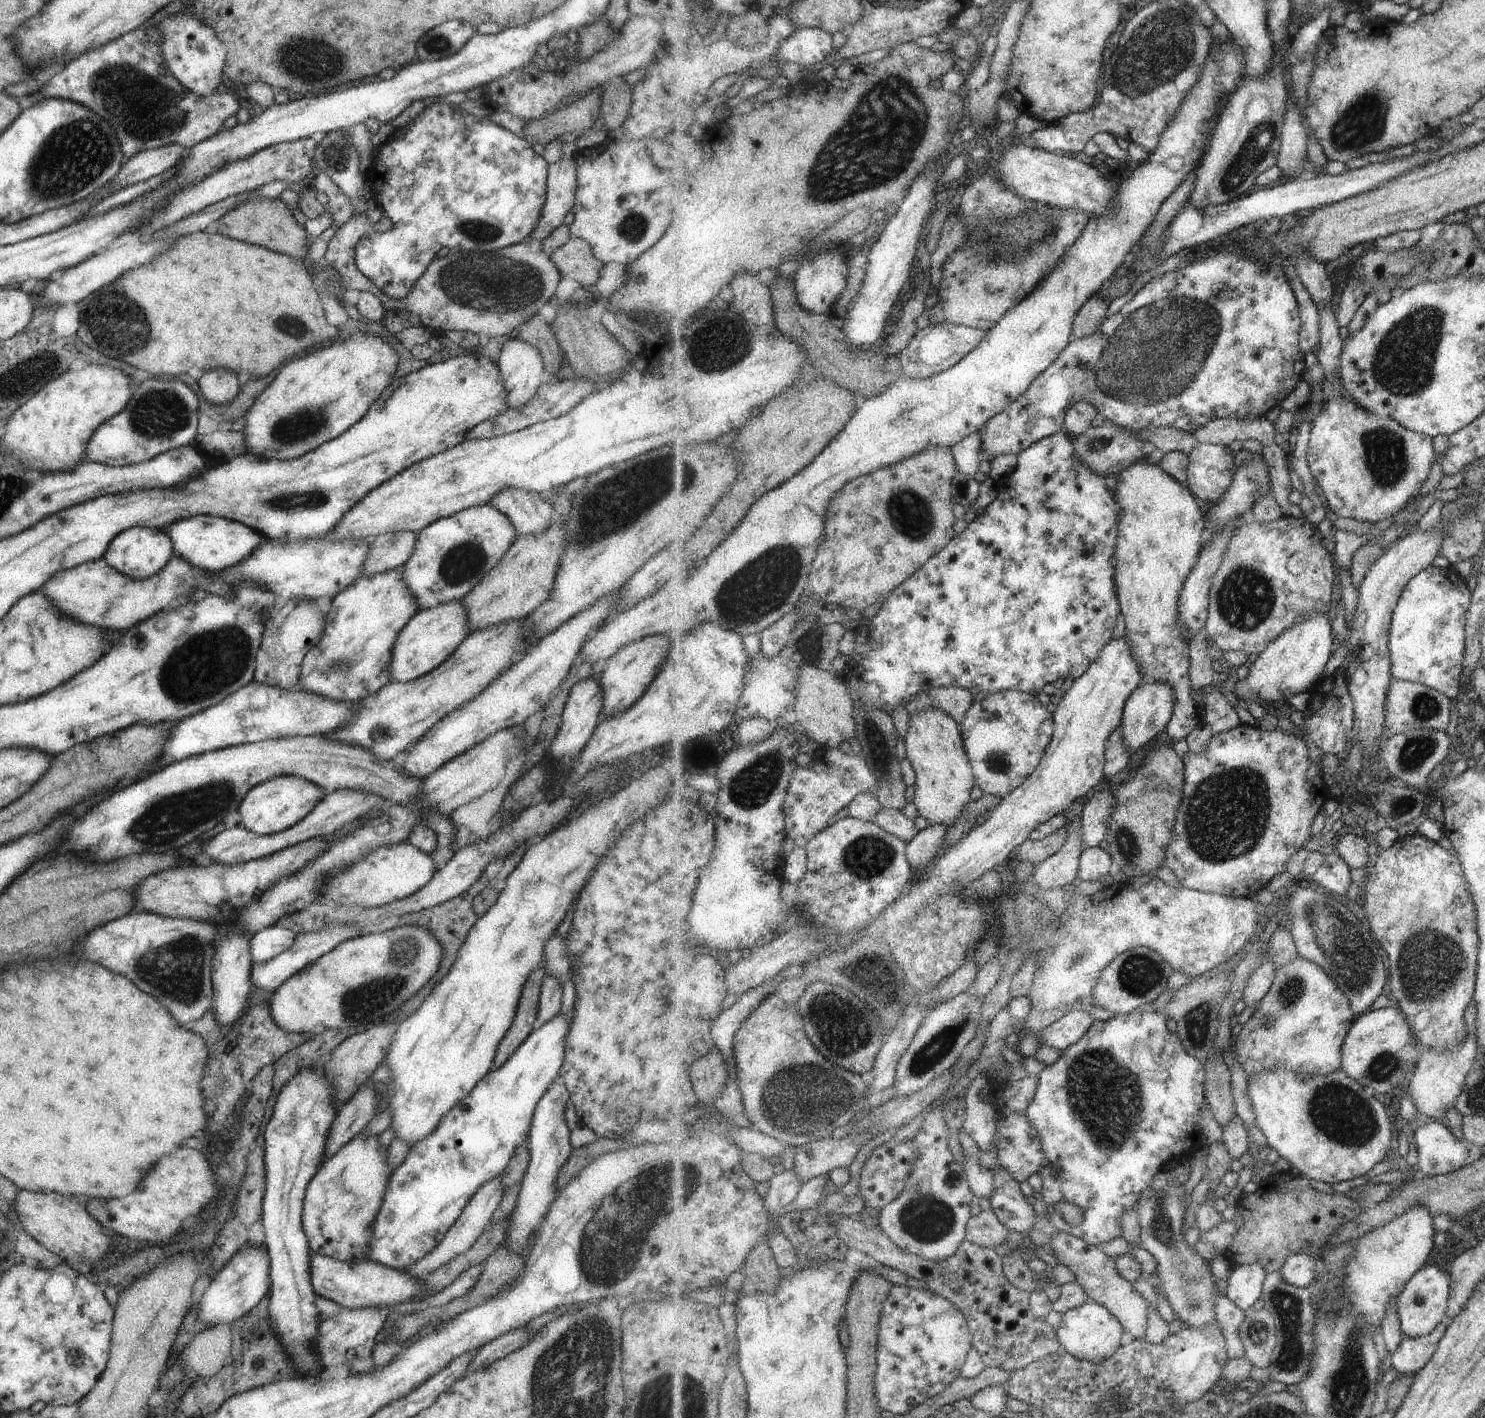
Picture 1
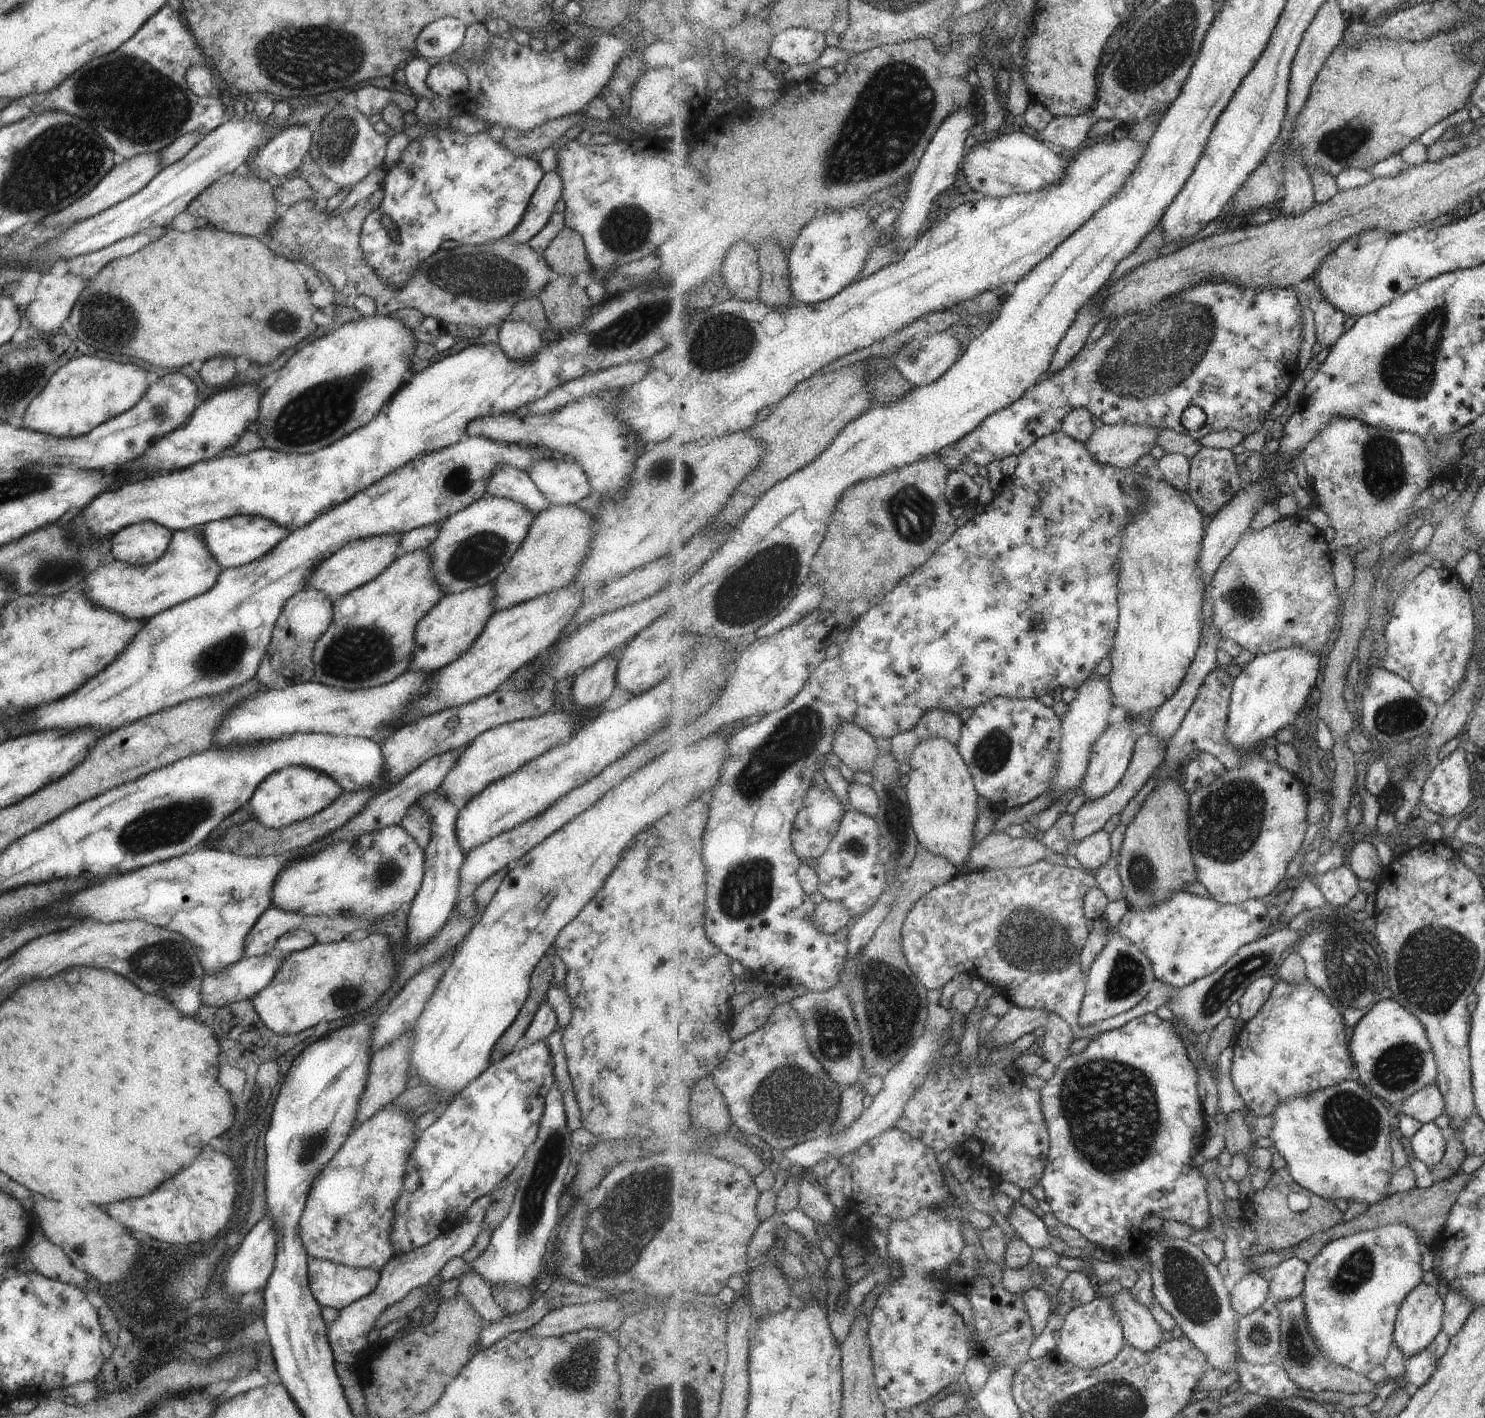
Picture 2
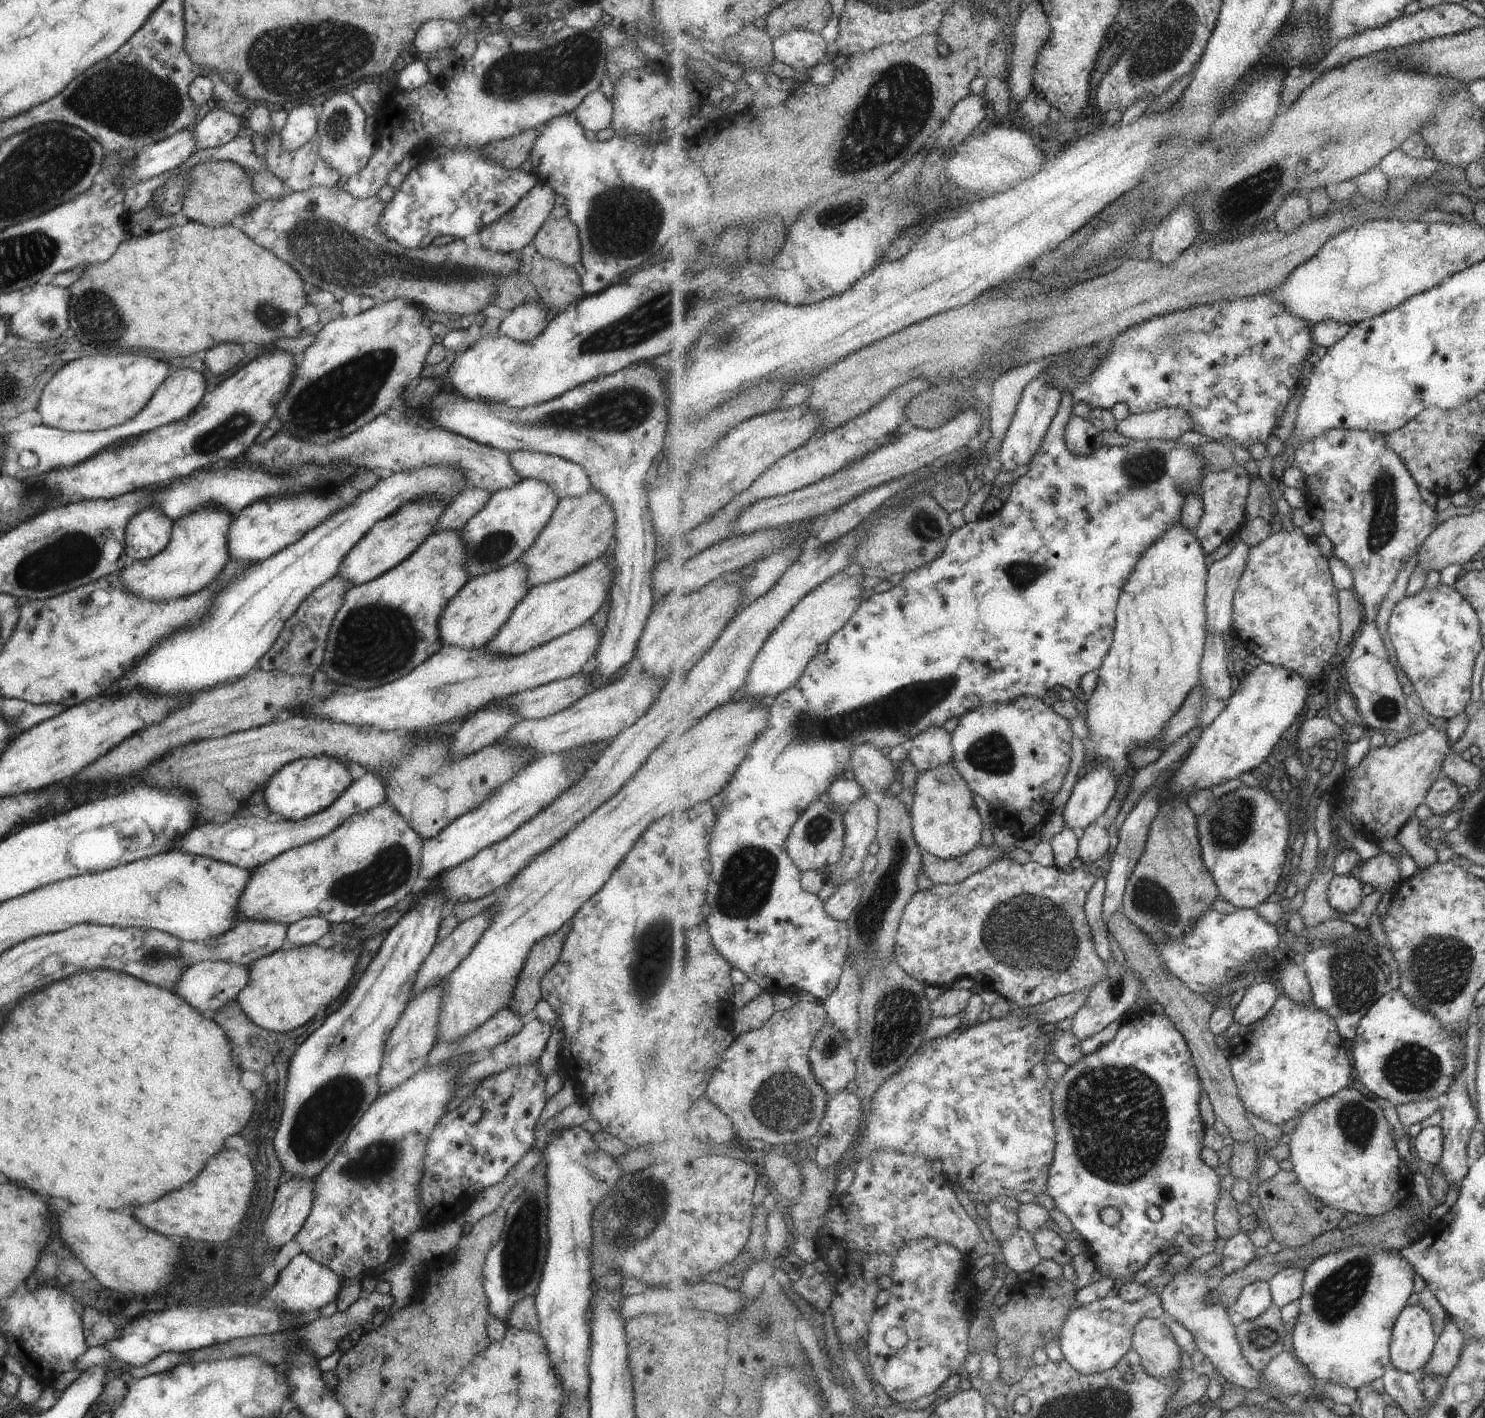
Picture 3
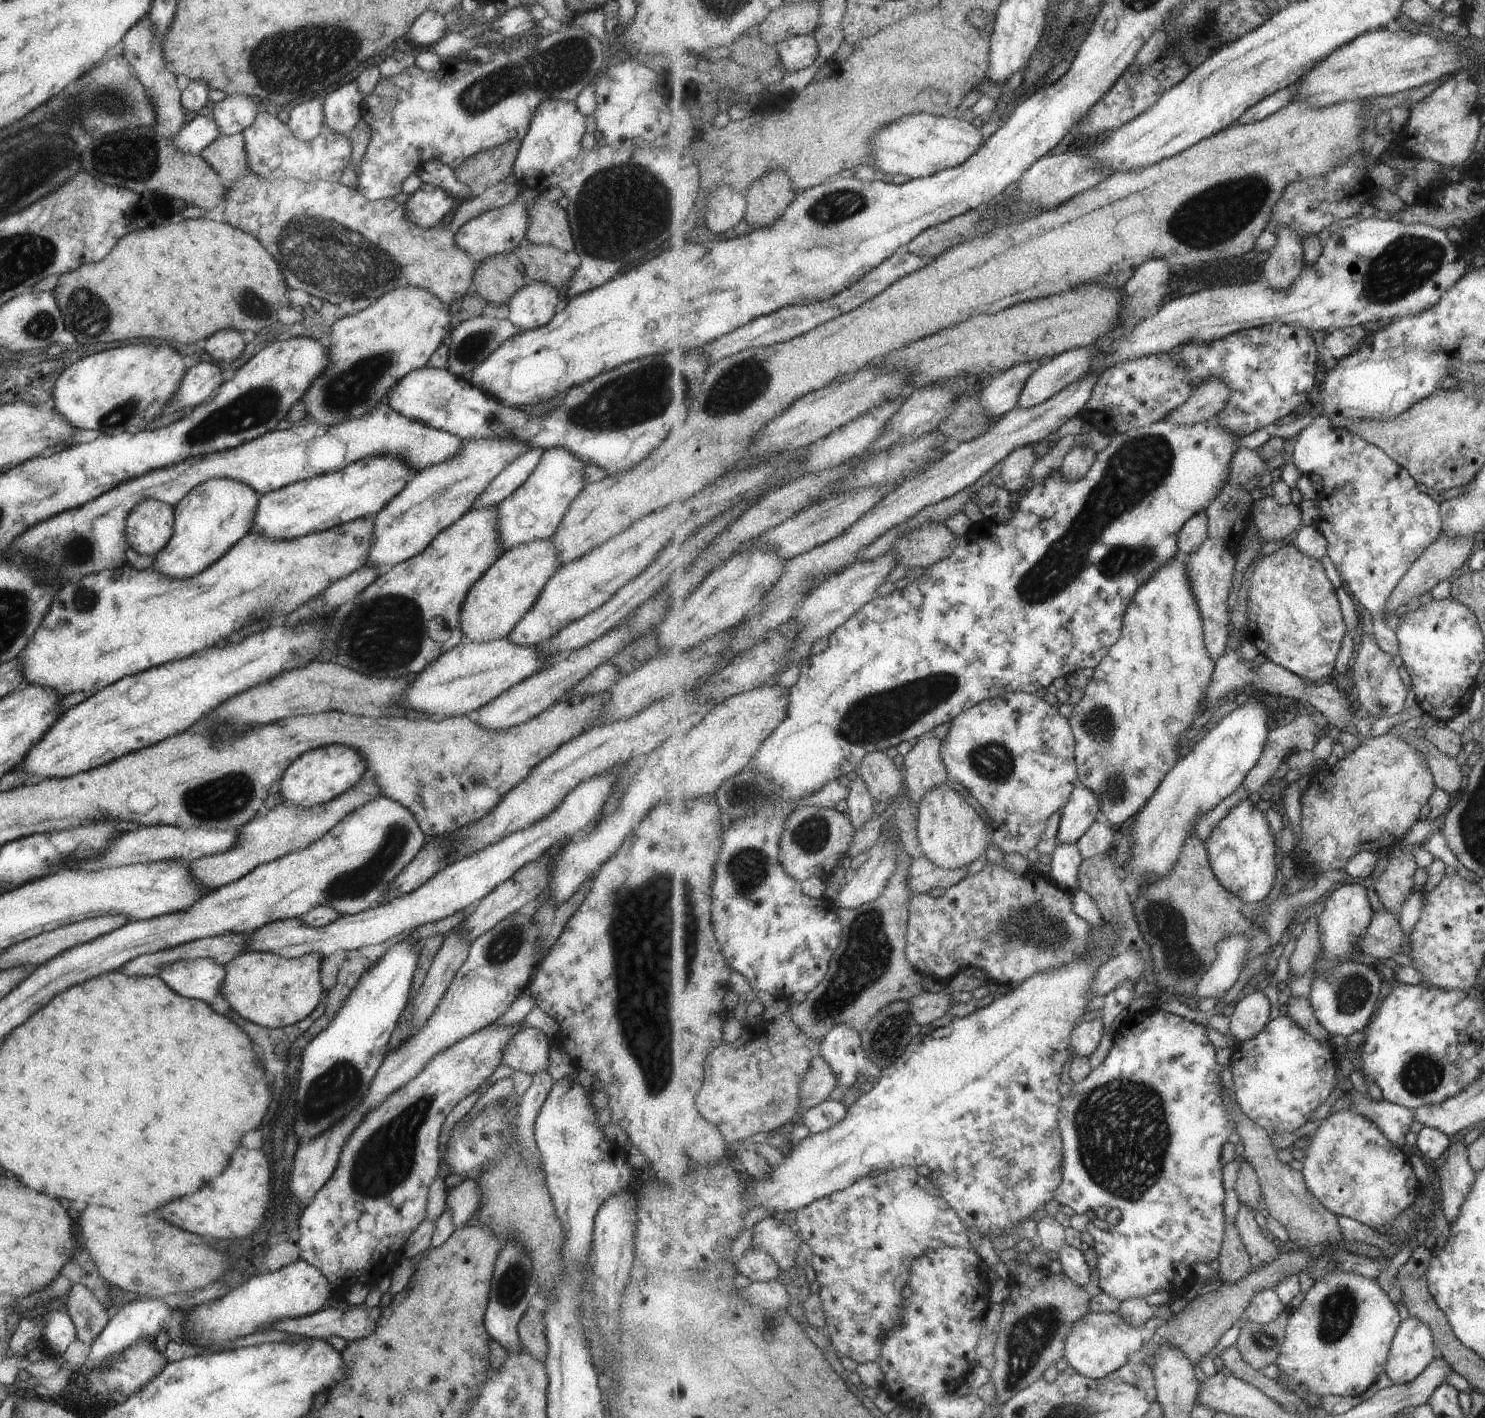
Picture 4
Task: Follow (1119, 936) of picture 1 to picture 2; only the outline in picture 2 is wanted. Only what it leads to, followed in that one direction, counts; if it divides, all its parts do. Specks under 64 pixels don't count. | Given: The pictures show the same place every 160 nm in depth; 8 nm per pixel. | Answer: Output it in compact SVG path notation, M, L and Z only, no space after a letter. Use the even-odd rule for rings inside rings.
M1183 891L1146 911L1128 909L1117 930L1150 958L1160 981L1181 989L1217 972L1243 946L1265 937L1271 919L1275 922L1270 909L1261 899L1227 905L1215 897L1205 899Z

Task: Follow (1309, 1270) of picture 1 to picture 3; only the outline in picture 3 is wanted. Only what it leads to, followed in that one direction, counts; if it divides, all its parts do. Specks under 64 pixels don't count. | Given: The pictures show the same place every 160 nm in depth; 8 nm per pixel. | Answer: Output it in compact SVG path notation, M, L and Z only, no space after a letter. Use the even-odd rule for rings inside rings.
M1297 1267L1283 1269L1270 1280L1272 1297L1278 1307L1283 1308L1293 1300L1300 1300L1304 1295L1306 1271Z

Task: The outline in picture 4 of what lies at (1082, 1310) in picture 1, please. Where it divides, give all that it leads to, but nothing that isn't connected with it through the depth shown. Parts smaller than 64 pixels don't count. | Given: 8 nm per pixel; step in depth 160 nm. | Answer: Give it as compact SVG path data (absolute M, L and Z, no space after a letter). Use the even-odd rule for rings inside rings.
M1119 1311L1090 1312L1081 1321L1076 1321L1070 1336L1066 1338L1066 1360L1069 1366L1078 1370L1083 1376L1101 1380L1122 1369L1132 1358L1140 1356L1144 1345L1141 1329L1129 1326Z

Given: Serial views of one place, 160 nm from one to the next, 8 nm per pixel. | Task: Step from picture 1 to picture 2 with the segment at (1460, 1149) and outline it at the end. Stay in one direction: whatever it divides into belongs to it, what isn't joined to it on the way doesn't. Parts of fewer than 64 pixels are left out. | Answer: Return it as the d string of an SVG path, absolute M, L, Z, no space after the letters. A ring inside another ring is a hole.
M1426 1123L1410 1140L1416 1158L1427 1167L1443 1162L1446 1156L1446 1132L1437 1124Z

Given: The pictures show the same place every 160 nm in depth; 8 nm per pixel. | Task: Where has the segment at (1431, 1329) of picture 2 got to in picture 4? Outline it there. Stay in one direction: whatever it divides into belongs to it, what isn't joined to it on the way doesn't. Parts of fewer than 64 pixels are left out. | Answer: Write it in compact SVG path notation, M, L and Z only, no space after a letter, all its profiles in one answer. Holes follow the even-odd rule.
M1409 1316L1399 1325L1385 1371L1395 1385L1404 1385L1425 1373L1437 1356L1432 1330Z

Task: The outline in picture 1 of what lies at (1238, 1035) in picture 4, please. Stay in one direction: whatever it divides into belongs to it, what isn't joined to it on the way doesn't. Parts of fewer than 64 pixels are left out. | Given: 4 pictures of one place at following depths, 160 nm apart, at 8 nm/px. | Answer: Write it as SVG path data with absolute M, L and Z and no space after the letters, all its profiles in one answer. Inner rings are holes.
M1274 958L1264 960L1263 964L1253 972L1248 979L1248 983L1243 986L1244 995L1242 1001L1248 1006L1258 1005L1267 997L1271 986L1276 980L1278 965Z

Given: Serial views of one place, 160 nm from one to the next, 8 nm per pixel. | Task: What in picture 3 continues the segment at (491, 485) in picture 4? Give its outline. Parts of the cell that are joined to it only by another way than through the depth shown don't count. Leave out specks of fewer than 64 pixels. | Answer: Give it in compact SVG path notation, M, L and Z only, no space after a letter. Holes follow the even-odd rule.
M513 451L508 453L508 461L517 477L546 482L558 500L575 497L591 488L582 466L555 455ZM473 486L463 489L456 497L452 498L443 514L439 516L432 533L444 530L459 531L475 513L485 506L491 493L490 490Z

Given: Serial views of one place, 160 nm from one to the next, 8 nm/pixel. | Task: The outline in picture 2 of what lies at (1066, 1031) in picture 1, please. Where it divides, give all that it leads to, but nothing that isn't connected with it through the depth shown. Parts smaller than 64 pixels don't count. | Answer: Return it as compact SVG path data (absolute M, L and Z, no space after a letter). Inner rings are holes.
M1051 862L1035 863L1026 867L1009 867L1006 869L987 869L984 871L959 872L955 878L939 885L937 888L924 894L917 904L908 912L907 918L903 923L902 947L908 965L911 967L913 974L928 988L929 991L940 990L951 982L955 976L967 972L971 977L981 978L987 985L991 986L997 993L1007 995L1015 1005L1029 1006L1029 1002L1035 1002L1035 994L1055 994L1051 996L1053 1010L1061 1015L1072 1027L1077 1028L1080 1019L1080 1012L1084 998L1086 997L1087 976L1082 969L1080 959L1082 958L1083 949L1086 948L1087 939L1090 936L1090 922L1084 912L1084 902L1087 893L1091 889L1098 887L1096 876L1089 874L1089 870L1074 869L1067 865L1051 864Z

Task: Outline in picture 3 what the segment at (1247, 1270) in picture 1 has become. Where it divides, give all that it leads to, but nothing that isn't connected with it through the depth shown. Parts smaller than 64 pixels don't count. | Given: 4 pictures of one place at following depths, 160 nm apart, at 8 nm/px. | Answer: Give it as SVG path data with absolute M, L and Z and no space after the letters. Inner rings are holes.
M1257 1281L1241 1291L1233 1306L1233 1313L1238 1320L1252 1321L1263 1316L1273 1303L1270 1283Z

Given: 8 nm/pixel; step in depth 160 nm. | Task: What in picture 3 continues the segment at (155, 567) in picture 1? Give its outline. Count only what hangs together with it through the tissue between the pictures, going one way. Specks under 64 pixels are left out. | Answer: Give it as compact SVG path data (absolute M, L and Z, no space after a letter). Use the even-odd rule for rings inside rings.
M145 507L129 517L124 527L123 554L140 561L163 550L170 539L172 520L155 507Z

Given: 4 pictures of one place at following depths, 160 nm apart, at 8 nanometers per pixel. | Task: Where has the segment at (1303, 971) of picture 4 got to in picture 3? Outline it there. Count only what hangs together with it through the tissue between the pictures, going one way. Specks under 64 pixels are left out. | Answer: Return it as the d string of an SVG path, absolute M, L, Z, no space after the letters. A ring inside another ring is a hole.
M1333 868L1324 869L1310 882L1307 890L1305 890L1303 905L1298 909L1298 914L1302 917L1305 928L1341 918L1340 912L1337 912L1330 905L1328 899L1330 882L1335 875L1336 872Z

